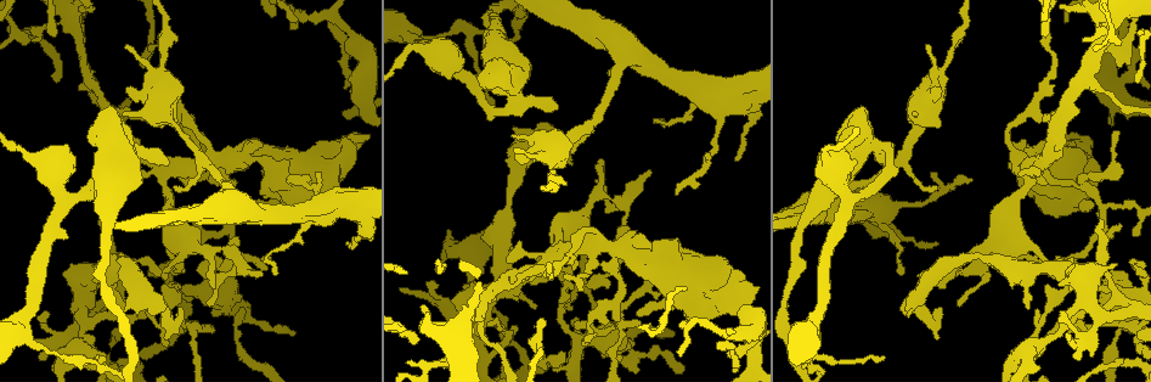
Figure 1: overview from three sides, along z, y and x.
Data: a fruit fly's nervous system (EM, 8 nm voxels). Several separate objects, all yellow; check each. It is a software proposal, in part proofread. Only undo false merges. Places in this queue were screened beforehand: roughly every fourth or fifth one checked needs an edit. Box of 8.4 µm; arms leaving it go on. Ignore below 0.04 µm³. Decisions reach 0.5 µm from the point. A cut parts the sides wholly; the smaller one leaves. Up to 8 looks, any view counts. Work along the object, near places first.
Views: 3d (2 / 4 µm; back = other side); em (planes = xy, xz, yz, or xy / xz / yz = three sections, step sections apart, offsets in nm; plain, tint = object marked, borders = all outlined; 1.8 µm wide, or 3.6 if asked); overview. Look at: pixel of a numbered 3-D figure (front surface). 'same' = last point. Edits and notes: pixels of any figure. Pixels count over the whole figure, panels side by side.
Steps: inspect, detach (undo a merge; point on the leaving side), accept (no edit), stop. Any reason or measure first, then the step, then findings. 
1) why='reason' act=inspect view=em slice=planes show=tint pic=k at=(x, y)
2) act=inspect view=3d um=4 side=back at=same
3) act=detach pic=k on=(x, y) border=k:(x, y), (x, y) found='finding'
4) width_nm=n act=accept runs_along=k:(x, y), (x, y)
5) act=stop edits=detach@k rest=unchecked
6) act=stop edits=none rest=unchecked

why='thick turns thin' act=inspect view=em um=3.6 slice=xz step=16 show=tint pic=1 at=(337, 147)

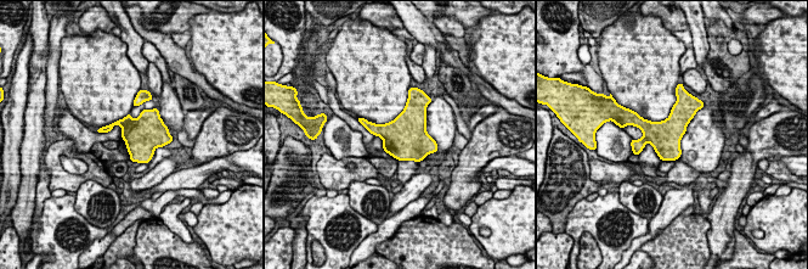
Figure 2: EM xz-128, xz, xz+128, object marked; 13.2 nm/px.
act=inspect view=em um=3.6 slice=planes show=tint at=same

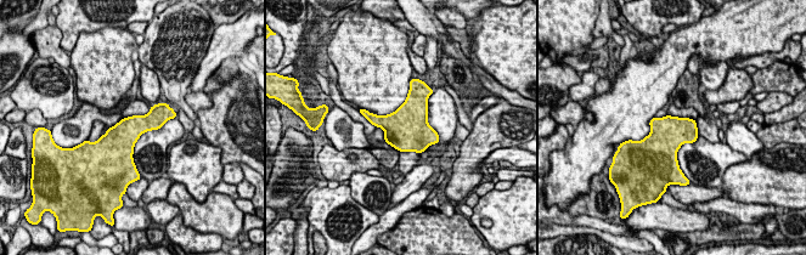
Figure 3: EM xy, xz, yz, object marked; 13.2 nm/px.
width_nm=380 act=accept found='continuous, no second neuron'

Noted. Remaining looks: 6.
act=inspect view=em slice=planes show=tint pic=1 at=(169, 166)

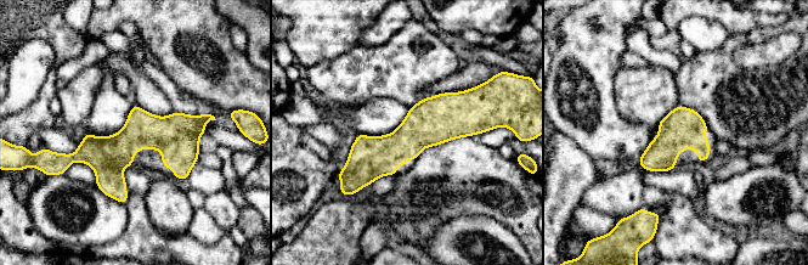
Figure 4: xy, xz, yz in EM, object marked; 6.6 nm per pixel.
width_nm=260 act=accept found='all the same neuron'

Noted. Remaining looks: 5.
why='narrows sharply' act=inspect view=em slice=xz step=4 show=tint pic=1 at=(1122, 208)

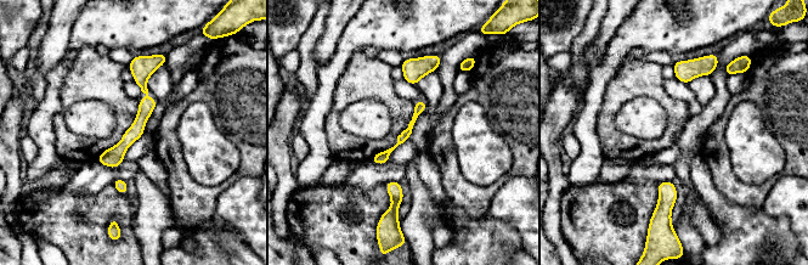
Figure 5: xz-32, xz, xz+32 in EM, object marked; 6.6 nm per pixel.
act=accept found='all the same neuron'

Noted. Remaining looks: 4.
act=stop edits=none rest=unchecked

